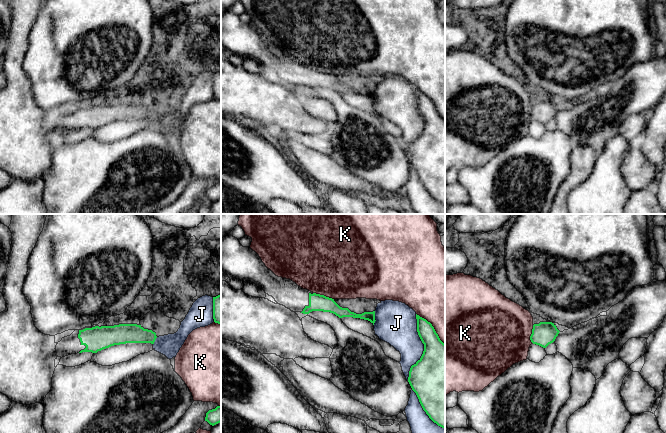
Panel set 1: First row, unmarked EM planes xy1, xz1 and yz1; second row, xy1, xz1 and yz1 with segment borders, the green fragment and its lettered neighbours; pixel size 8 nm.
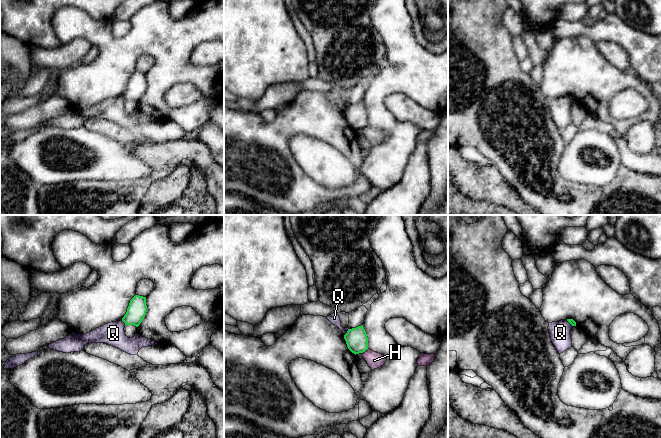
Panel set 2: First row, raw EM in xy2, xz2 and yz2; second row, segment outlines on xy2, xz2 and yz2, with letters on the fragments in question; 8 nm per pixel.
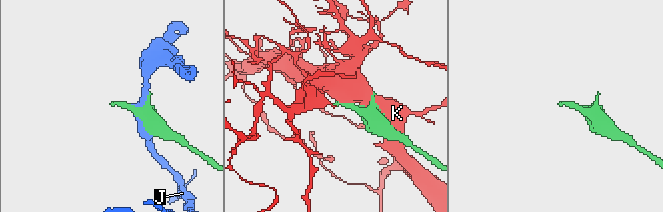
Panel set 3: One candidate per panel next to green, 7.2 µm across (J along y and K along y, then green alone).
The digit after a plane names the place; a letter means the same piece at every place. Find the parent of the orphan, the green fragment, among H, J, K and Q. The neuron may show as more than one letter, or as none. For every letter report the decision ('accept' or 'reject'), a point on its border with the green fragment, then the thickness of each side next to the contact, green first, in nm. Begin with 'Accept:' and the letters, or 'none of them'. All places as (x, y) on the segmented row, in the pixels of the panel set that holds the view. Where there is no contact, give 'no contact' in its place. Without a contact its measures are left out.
Accept: none of them
H: reject; meets green in xz2 at (364, 351); 180 nm thick on the green side, 130 nm on the other
J: reject; meets green in xz1 at (424, 347); 440 nm thick on the green side, 280 nm on the other
K: reject; meets green in xz1 at (323, 295); 140 nm thick on the green side, 500 nm on the other
Q: reject; meets green in xz2 at (347, 332); 180 nm thick on the green side, 90 nm on the other

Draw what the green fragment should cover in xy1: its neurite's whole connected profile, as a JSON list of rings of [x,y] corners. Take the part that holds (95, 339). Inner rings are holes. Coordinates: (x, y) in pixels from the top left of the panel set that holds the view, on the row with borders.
[[[137,324],[95,326],[75,330],[70,336],[62,338],[55,349],[57,356],[62,358],[82,352],[97,353],[111,346],[126,343],[154,344],[156,338],[155,332]]]

